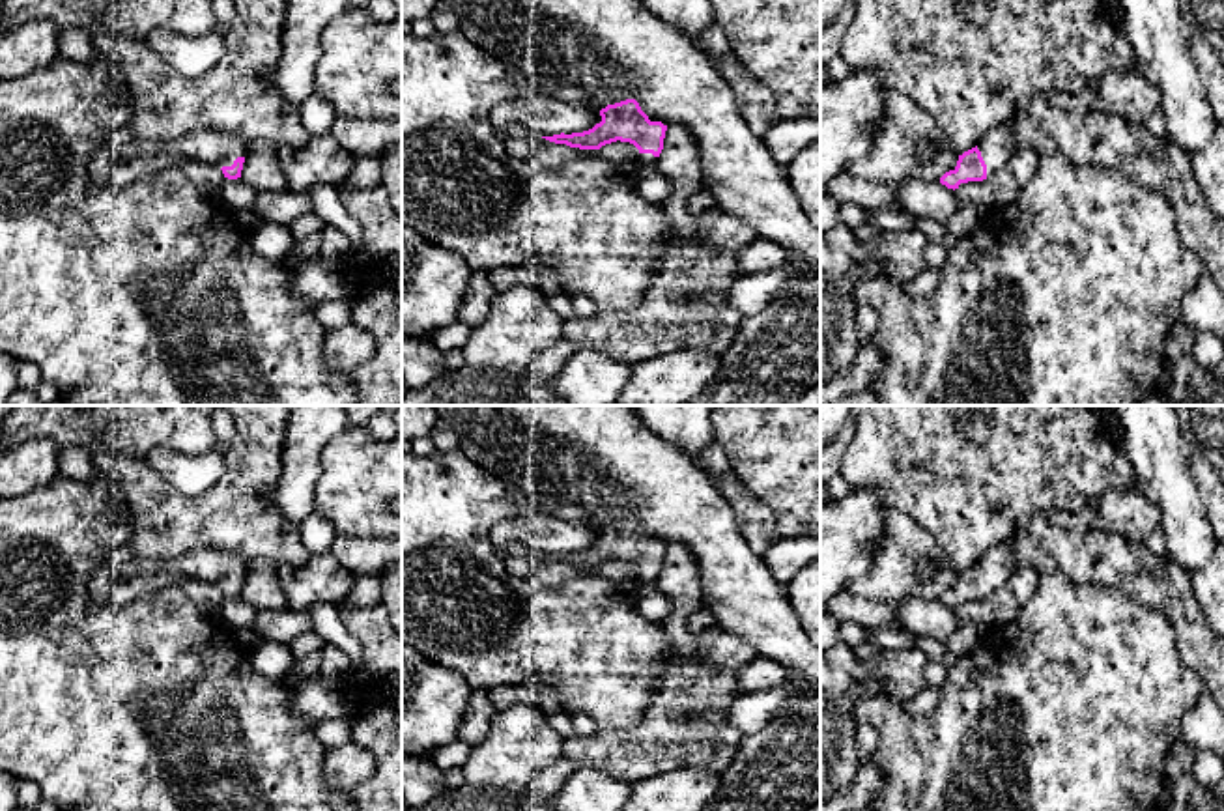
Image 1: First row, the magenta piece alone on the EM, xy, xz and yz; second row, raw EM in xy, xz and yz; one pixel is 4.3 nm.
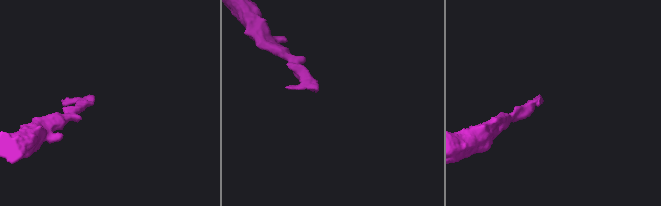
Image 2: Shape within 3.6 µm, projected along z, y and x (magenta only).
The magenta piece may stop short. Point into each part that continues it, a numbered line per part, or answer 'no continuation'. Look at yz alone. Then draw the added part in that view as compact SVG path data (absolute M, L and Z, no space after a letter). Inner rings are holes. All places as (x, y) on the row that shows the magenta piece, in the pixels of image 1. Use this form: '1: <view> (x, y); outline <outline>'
1: yz (996, 146); outline M1013 120L990 129L979 142L977 149L987 164L987 178L1002 176L1005 163L1015 153Z

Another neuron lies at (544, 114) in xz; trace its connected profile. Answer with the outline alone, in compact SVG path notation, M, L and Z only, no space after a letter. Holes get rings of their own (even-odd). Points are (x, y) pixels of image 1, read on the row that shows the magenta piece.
M531 92L518 99L514 107L514 121L523 123L529 131L546 135L572 135L592 129L602 121L600 112L591 112L570 101L559 101Z

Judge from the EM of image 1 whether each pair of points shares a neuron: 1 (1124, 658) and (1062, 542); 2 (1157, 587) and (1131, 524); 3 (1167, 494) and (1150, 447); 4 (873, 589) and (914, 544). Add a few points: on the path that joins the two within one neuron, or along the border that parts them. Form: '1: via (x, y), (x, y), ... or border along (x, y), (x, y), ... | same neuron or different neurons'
1: border along (1058, 569), (1075, 582), (1103, 585) | different neurons
2: border along (1095, 531), (1124, 535), (1142, 544) | different neurons
3: via (1167, 483), (1159, 458) | same neuron
4: via (884, 578), (907, 555) | same neuron

